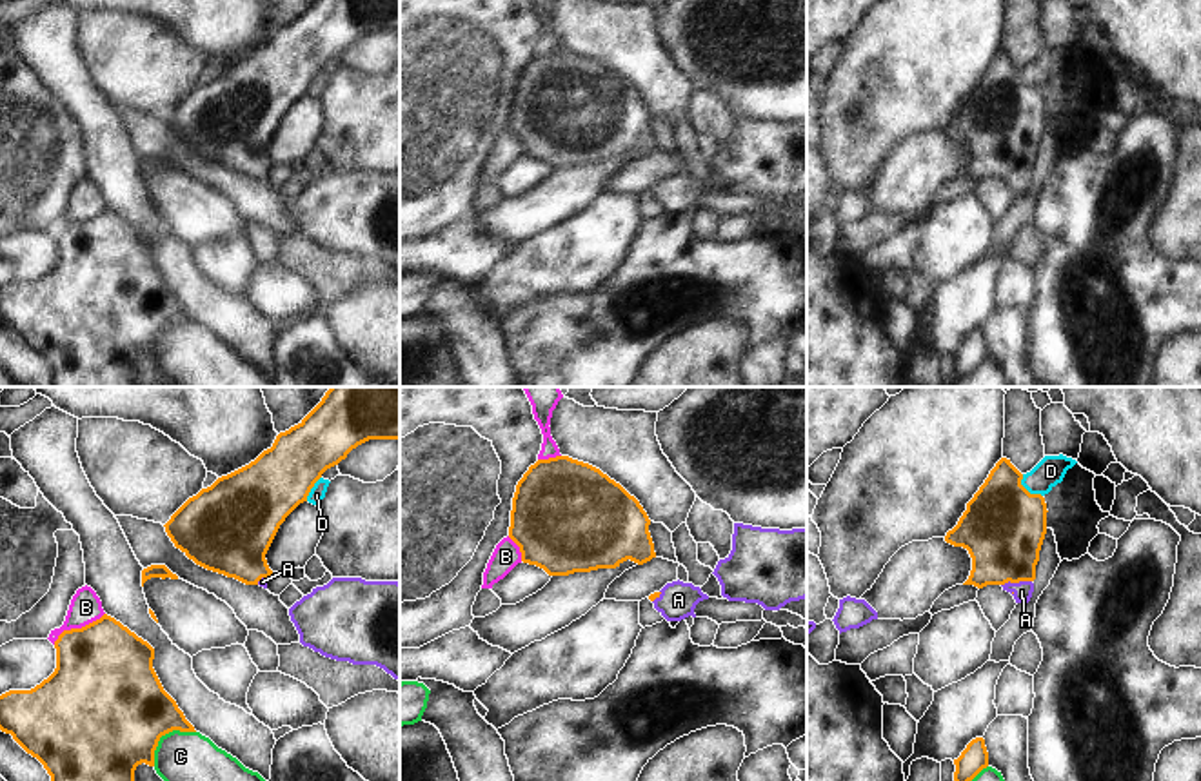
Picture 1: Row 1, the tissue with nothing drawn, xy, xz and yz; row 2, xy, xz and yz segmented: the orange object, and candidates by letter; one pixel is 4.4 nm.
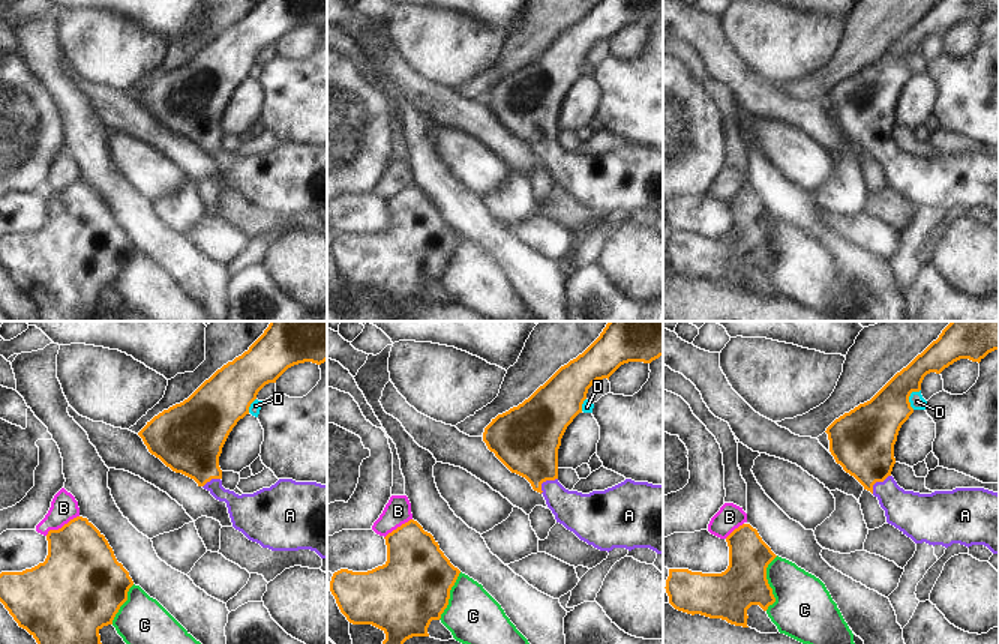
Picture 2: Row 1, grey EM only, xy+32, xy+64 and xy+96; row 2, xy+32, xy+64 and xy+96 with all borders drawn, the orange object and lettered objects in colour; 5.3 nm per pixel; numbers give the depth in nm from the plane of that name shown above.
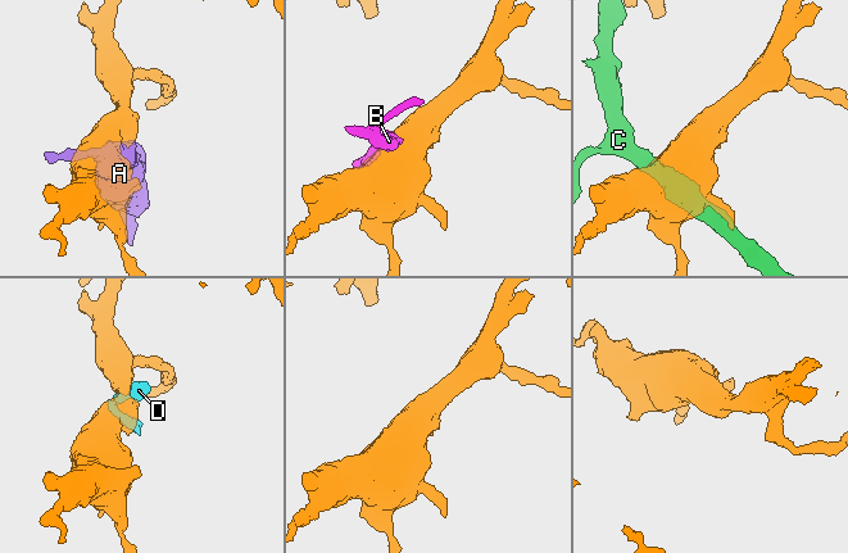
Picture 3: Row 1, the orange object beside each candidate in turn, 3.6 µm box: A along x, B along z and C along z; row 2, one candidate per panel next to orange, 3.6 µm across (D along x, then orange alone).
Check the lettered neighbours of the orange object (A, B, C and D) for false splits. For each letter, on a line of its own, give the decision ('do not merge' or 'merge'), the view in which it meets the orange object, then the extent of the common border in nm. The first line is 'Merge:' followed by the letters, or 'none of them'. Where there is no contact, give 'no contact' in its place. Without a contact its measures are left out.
Merge: A
A: merge; meets orange in yz; contact 140 nm long
B: do not merge; meets orange in xy; contact 280 nm long
C: do not merge; meets orange in xy; contact 240 nm long
D: do not merge; meets orange in yz; contact 140 nm long

